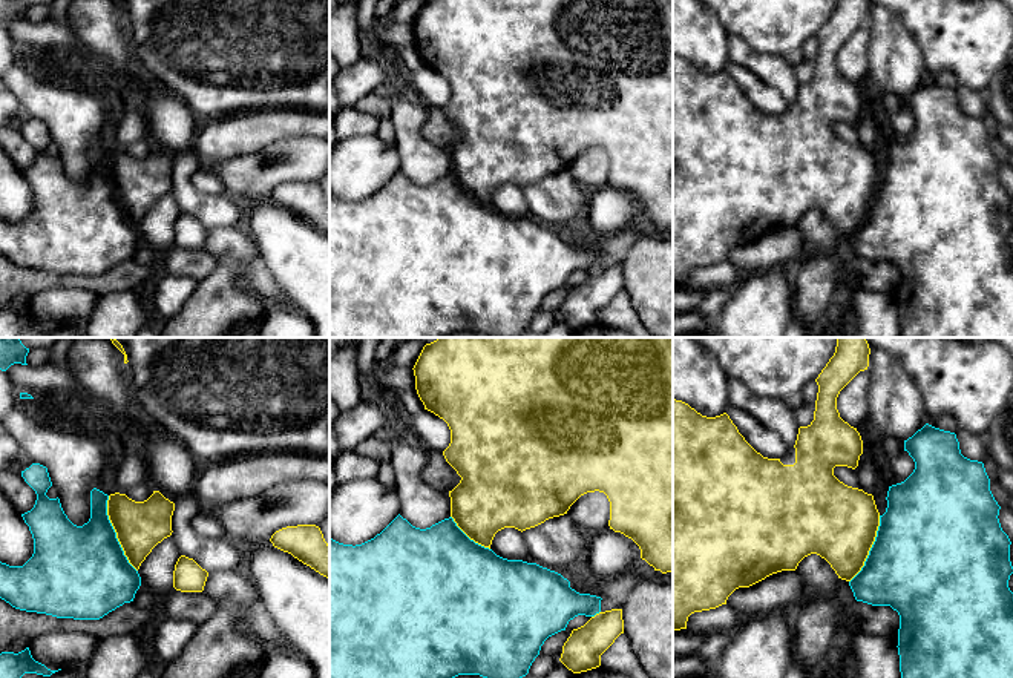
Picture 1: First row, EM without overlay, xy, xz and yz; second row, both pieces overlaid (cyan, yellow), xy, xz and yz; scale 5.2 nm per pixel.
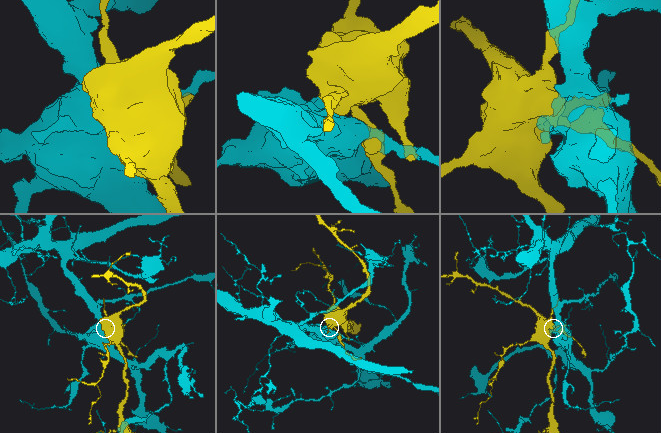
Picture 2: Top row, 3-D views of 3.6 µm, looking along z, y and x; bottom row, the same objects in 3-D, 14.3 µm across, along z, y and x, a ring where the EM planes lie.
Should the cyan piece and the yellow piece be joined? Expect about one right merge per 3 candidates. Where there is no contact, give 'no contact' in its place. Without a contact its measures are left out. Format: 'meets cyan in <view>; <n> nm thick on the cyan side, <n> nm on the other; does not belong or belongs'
meets cyan in xy; 460 nm thick on the cyan side, 260 nm on the other; does not belong

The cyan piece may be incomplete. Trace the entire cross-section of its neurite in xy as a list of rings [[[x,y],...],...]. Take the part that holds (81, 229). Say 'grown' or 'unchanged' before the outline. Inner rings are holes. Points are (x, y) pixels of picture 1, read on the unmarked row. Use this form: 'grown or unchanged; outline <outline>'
unchanged; outline [[[32,120],[21,127],[21,133],[37,150],[34,164],[21,170],[34,195],[34,210],[23,222],[0,218],[0,255],[20,267],[74,276],[100,276],[124,259],[133,258],[141,233],[124,212],[109,176],[109,152],[93,144],[90,175],[77,183],[64,170],[60,155],[46,152],[52,143],[46,123]]]

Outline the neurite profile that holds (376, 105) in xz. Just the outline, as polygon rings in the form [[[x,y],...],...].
[[[372,92],[363,97],[362,100],[359,100],[352,106],[352,109],[362,114],[379,117],[380,120],[388,118],[391,115],[391,98],[386,95]]]

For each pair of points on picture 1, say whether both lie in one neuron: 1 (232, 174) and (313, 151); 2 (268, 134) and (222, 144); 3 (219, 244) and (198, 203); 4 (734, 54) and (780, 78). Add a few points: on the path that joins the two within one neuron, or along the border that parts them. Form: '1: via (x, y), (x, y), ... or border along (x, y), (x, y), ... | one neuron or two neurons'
1: via (252, 174), (261, 174), (293, 160) | one neuron
2: via (258, 134), (233, 135) | one neuron
3: border along (235, 226), (209, 229) | two neurons
4: via (745, 55), (770, 68) | one neuron

